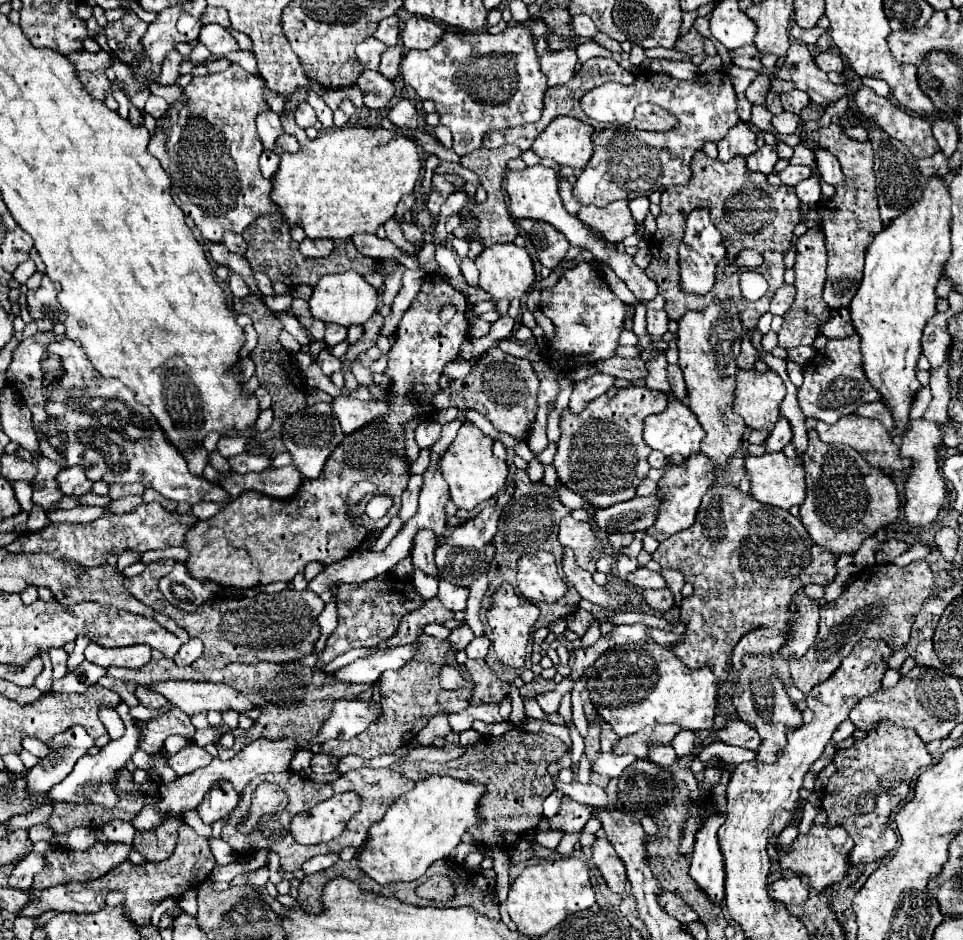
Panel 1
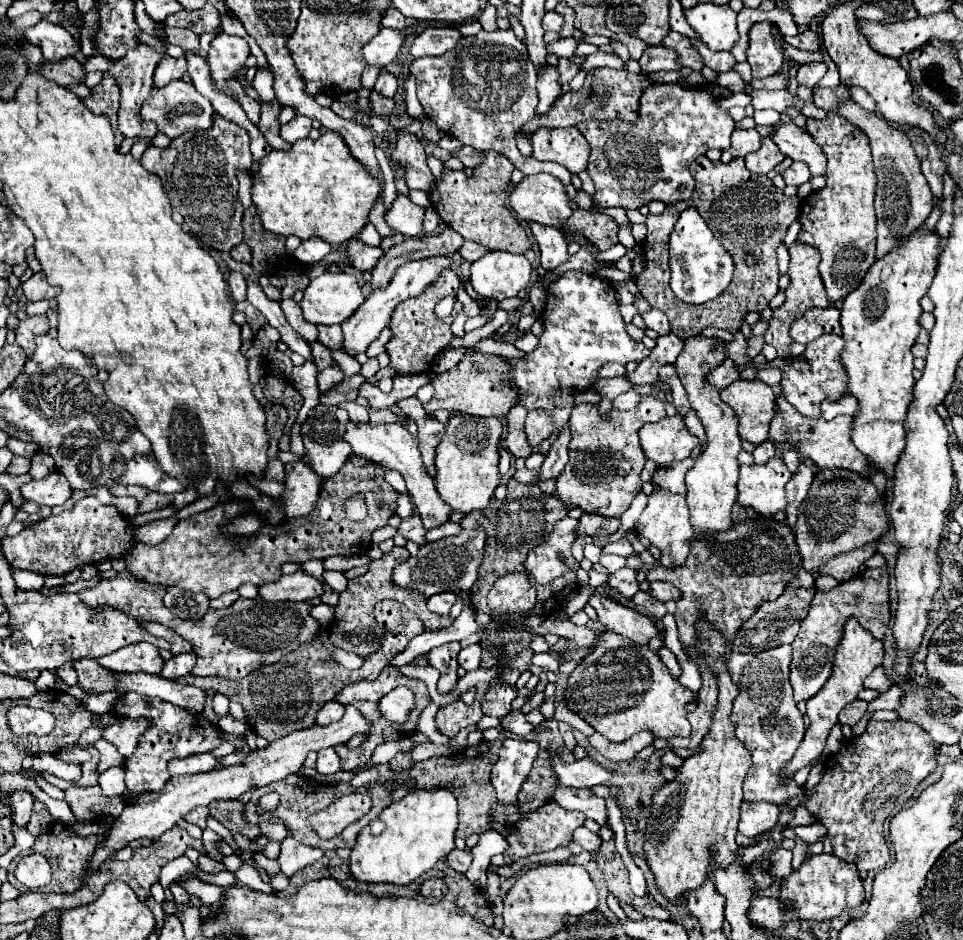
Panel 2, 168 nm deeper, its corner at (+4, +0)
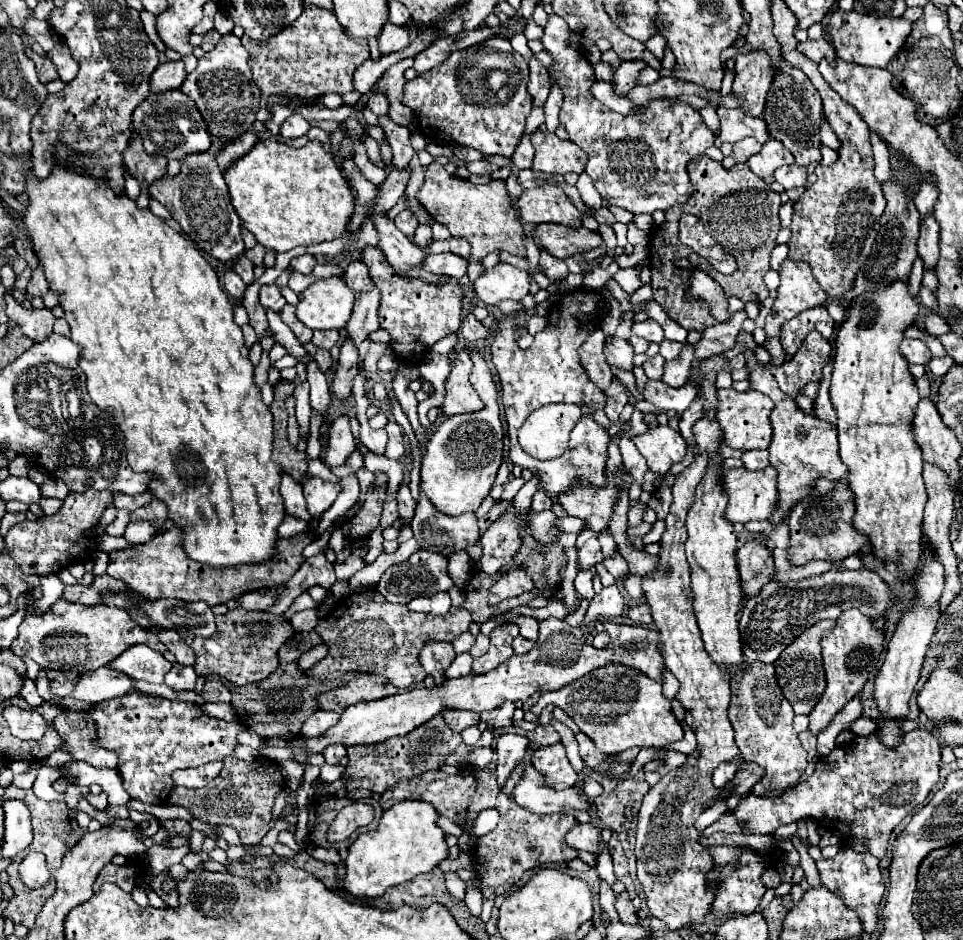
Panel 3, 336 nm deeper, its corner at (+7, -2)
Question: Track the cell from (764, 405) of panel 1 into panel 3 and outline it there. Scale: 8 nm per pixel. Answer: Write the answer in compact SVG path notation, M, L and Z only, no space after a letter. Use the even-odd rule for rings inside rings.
M727 388L727 390L717 390L717 398L719 398L719 408L717 408L715 418L723 430L723 444L741 452L769 446L771 436L773 436L773 428L769 422L773 402L769 396L755 390L737 392L733 388Z

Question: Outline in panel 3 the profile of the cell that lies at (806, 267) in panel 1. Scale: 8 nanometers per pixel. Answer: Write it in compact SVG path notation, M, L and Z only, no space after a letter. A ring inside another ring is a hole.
M787 258L781 268L779 268L779 278L781 278L781 284L777 288L777 298L775 298L775 304L773 304L773 310L769 312L767 316L767 324L765 324L765 332L767 332L767 342L765 342L765 350L771 354L771 364L773 366L781 366L785 362L785 352L781 348L781 342L779 342L779 332L781 332L781 326L797 316L799 312L803 310L809 310L809 308L815 308L815 306L823 306L827 302L827 294L821 290L821 286L817 286L811 270L809 270L809 264L805 262L795 262L791 258Z

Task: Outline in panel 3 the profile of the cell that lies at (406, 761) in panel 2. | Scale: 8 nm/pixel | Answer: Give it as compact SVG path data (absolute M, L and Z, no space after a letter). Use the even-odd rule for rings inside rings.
M435 716L431 722L421 724L413 732L409 732L405 736L389 738L387 742L381 742L377 746L375 744L373 746L349 746L347 748L349 764L347 764L345 772L341 774L341 778L345 780L347 792L365 788L365 790L383 794L385 790L393 788L395 782L399 782L403 778L415 778L427 770L439 770L445 764L445 758L459 744L461 744L461 734L453 732L443 722L441 716Z

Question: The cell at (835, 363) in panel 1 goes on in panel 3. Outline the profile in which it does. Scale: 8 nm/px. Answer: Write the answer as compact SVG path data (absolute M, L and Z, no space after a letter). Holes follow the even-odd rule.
M809 332L799 352L785 364L773 368L779 388L795 398L807 382L821 380L821 368L829 362L831 342L817 332Z

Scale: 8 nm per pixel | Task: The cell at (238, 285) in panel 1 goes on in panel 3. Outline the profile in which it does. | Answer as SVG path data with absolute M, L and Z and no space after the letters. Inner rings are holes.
M229 270L229 272L225 272L225 290L233 296L233 298L241 298L243 296L243 292L245 292L245 288L247 288L247 284L233 272L233 270Z

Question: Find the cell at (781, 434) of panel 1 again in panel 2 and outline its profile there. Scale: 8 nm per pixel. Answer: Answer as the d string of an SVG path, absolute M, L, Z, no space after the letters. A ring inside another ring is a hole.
M770 440L762 442L762 444L756 446L756 450L754 450L754 460L756 460L756 464L764 464L764 462L768 462L768 460L774 458L774 456L776 456L776 446L770 444Z

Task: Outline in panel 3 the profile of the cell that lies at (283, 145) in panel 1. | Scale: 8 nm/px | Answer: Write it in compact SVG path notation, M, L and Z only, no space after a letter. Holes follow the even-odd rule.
M307 6L293 24L289 24L285 30L281 30L279 34L275 34L265 42L253 42L247 36L243 36L241 42L251 54L249 68L253 72L255 84L261 90L263 102L267 102L267 96L273 96L273 94L285 94L285 96L297 96L297 98L321 98L327 92L337 92L337 94L351 92L353 72L369 58L367 42L363 42L361 38L347 38L335 14L317 6Z

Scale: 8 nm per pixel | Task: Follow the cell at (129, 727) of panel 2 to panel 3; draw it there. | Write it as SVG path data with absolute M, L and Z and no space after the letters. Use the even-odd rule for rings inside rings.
M63 710L55 718L57 732L63 740L61 750L69 752L71 760L83 760L95 768L115 768L117 766L117 754L111 750L103 750L103 748L93 744L95 724L85 722L83 726L71 728L71 724L67 722L67 714L71 714L71 710ZM61 716L63 716L63 720L61 720Z

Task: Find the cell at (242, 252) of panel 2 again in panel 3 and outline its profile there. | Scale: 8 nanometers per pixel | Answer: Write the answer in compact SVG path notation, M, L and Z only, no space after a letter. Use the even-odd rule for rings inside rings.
M241 256L241 258L235 262L233 272L237 272L247 284L253 284L253 262L249 262L245 256Z

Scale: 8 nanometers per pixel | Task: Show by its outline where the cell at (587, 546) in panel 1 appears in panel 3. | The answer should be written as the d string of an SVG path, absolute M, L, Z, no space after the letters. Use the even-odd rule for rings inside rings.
M543 510L543 512L533 512L529 518L529 530L533 534L533 538L545 546L549 546L553 542L553 520L555 514L551 510Z

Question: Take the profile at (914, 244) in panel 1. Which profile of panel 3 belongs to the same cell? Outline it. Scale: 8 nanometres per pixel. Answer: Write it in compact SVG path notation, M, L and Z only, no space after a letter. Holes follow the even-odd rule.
M895 282L877 294L865 294L855 300L849 308L847 322L837 330L837 354L833 364L833 376L829 386L829 396L837 412L839 430L839 456L849 468L847 480L849 490L855 496L855 516L851 526L869 538L875 558L883 562L899 564L905 578L911 578L921 554L921 522L923 506L927 502L925 482L921 476L923 458L921 450L913 438L913 410L917 408L919 394L913 384L913 376L907 370L907 360L899 352L903 332L915 322L919 304L907 294L907 284Z

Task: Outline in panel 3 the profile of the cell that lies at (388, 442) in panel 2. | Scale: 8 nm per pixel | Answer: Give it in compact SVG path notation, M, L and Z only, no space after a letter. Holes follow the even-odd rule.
M421 494L417 502L411 528L421 550L437 552L443 556L467 550L469 546L479 542L479 526L475 514L463 514L463 516L441 514L425 498L425 494Z

